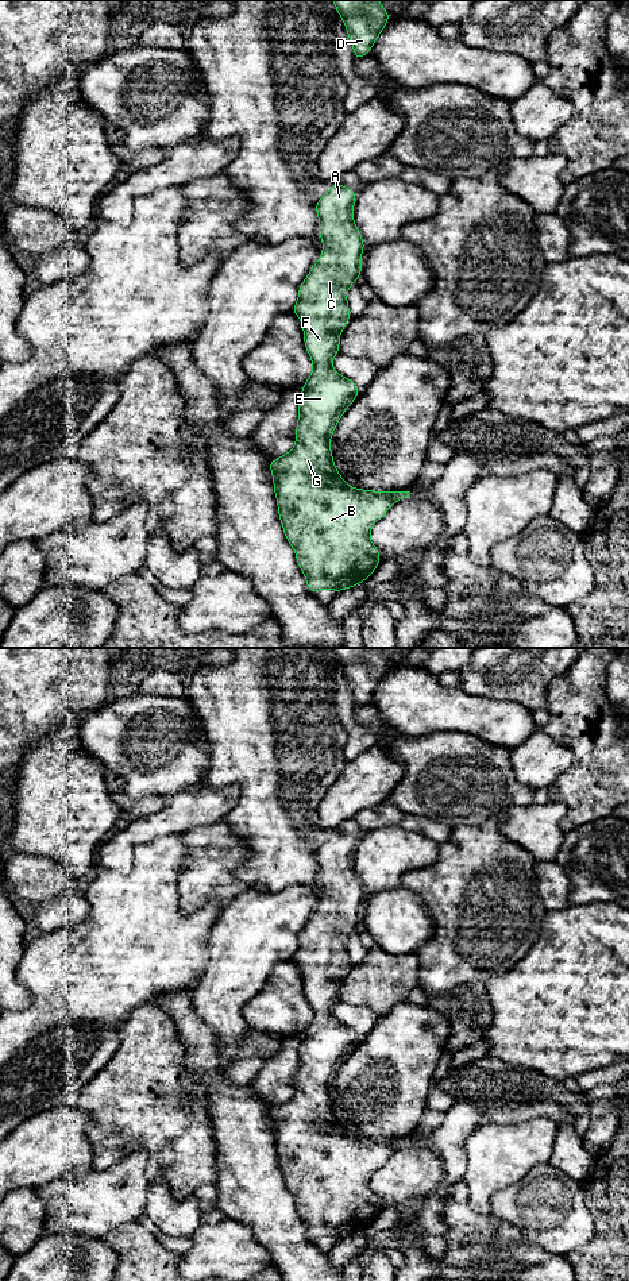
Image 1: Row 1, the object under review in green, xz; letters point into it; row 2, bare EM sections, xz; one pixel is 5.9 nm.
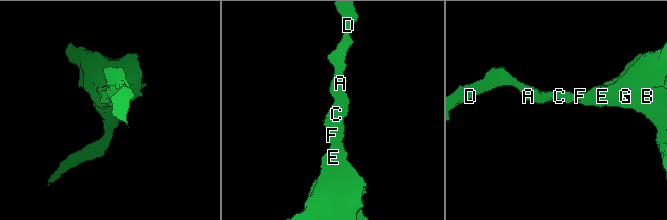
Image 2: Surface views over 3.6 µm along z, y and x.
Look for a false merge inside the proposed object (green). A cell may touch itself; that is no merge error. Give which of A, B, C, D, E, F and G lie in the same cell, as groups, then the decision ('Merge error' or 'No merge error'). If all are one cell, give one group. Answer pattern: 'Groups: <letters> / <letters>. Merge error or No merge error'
Groups: A B C D E F G. No merge error

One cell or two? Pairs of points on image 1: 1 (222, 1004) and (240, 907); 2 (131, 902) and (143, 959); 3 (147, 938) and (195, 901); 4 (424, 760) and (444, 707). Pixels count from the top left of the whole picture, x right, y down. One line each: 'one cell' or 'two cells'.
1: one cell
2: one cell
3: two cells
4: two cells

